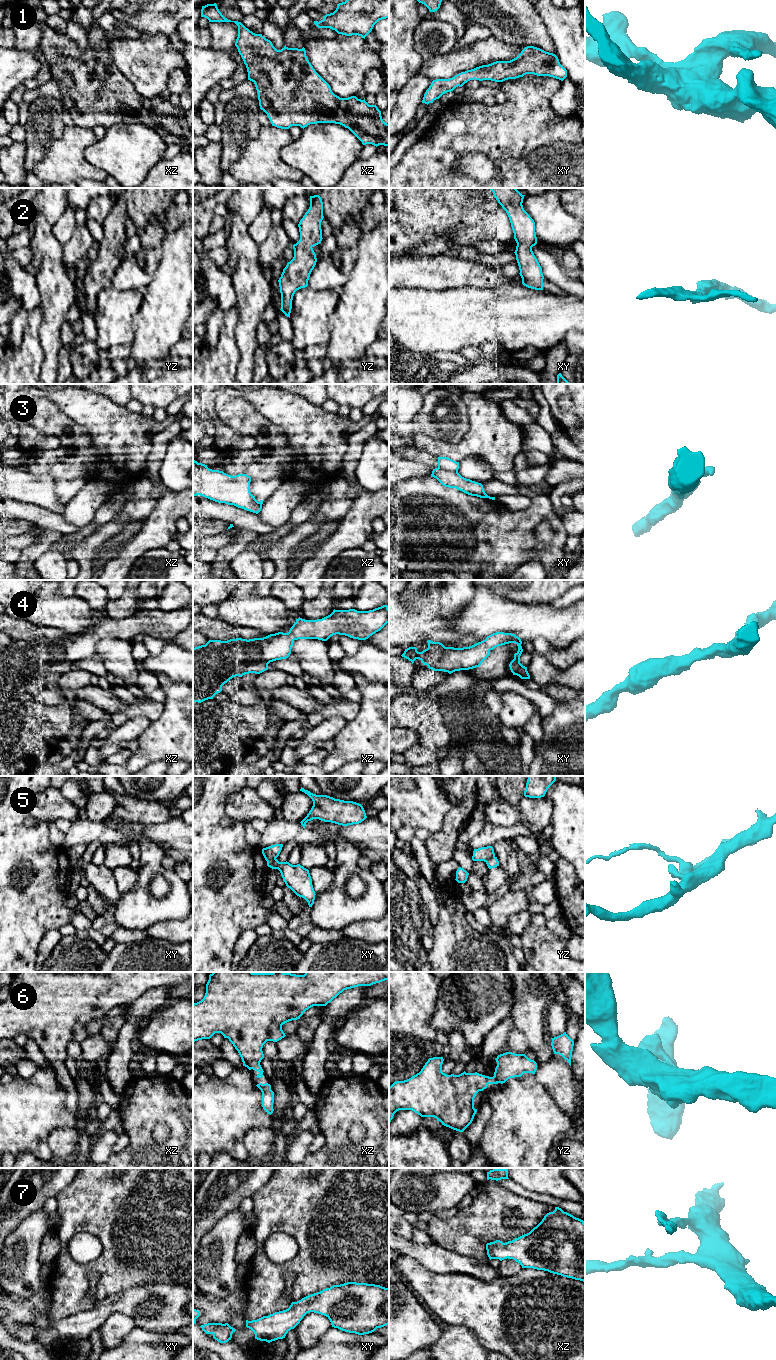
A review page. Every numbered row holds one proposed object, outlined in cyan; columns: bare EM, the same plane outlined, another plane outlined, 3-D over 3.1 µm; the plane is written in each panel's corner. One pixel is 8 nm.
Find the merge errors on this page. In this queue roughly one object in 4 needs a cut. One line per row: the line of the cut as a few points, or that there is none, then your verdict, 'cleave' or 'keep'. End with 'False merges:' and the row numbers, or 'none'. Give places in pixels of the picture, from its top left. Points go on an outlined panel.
1: no cut; keep
2: no cut; keep
3: cut in xy along (438, 467), (457, 472); cleave
4: no cut; keep
5: cut in xy along (275, 858), (267, 861); cleave
6: no cut; keep
7: no cut; keep
False merges: 3, 5

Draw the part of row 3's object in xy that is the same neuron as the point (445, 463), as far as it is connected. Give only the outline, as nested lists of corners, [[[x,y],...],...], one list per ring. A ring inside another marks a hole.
[[[438,457],[438,468],[449,472],[458,472],[459,462],[448,457]]]

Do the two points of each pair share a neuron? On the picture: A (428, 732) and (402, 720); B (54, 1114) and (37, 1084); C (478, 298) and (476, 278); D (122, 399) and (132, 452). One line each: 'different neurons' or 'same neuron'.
A: same neuron
B: same neuron
C: different neurons
D: different neurons

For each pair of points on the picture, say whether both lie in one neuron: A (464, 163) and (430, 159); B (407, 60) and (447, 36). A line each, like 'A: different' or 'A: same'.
A: different
B: different

